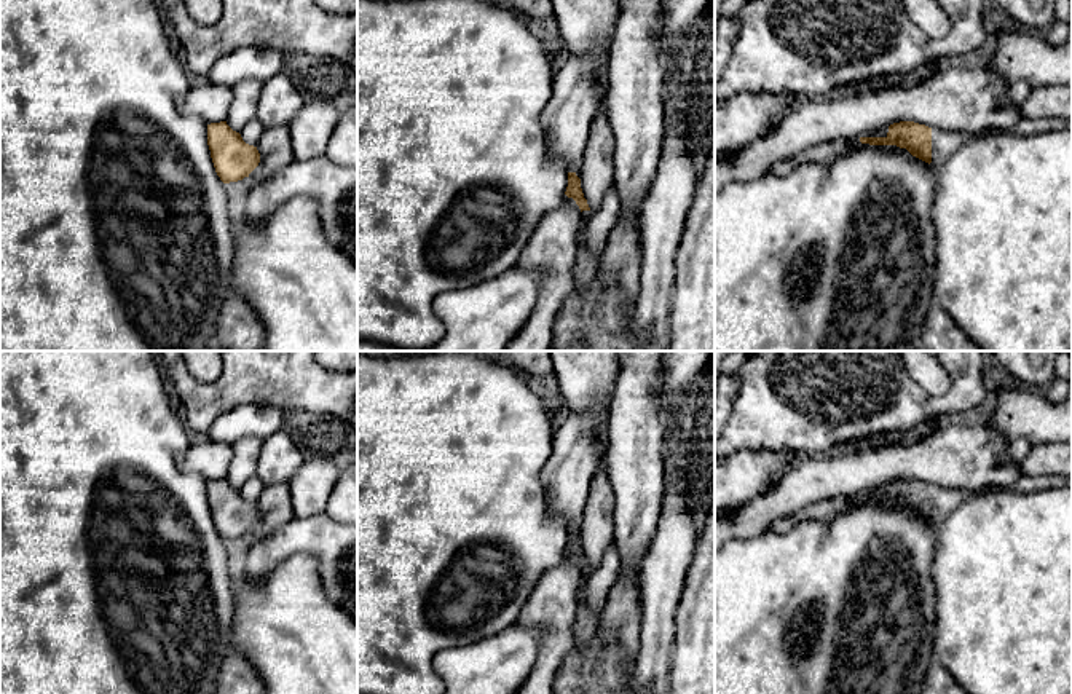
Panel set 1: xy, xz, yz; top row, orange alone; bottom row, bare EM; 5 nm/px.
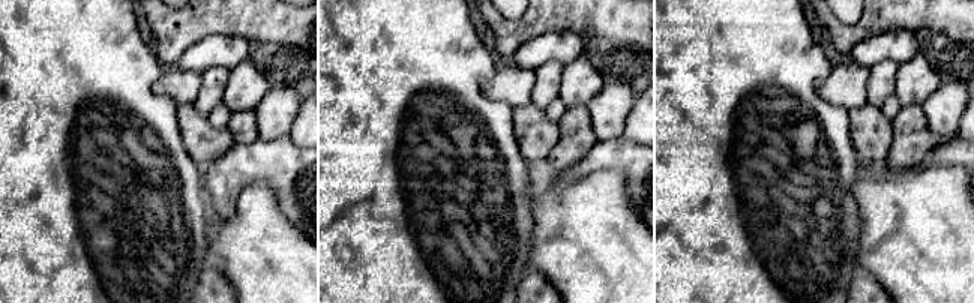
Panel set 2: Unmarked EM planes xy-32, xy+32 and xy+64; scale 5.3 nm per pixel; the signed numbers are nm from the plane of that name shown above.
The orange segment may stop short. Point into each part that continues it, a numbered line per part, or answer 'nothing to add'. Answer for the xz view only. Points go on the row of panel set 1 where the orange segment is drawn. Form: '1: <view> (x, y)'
1: xz (603, 315)

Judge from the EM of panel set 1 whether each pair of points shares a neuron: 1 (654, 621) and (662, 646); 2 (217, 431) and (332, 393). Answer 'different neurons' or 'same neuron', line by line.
1: same neuron
2: different neurons

